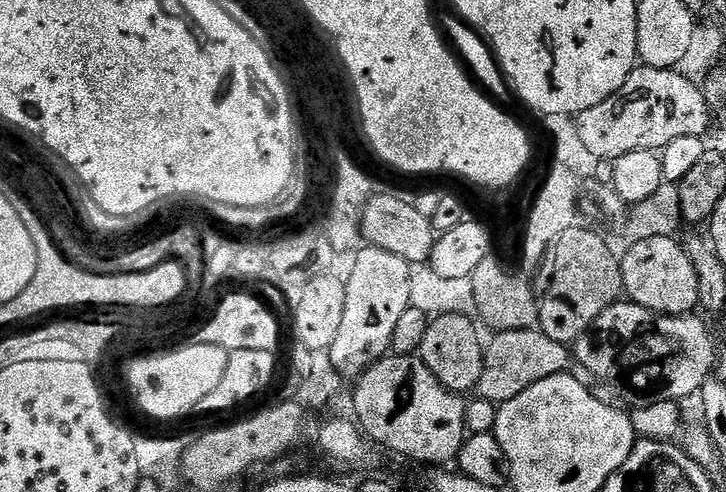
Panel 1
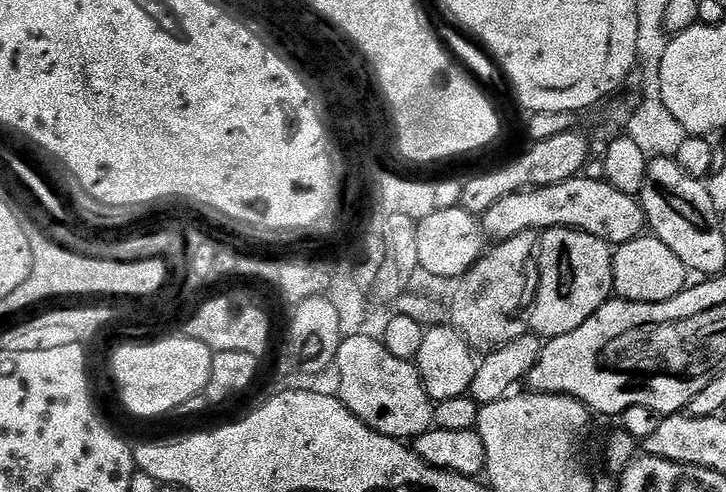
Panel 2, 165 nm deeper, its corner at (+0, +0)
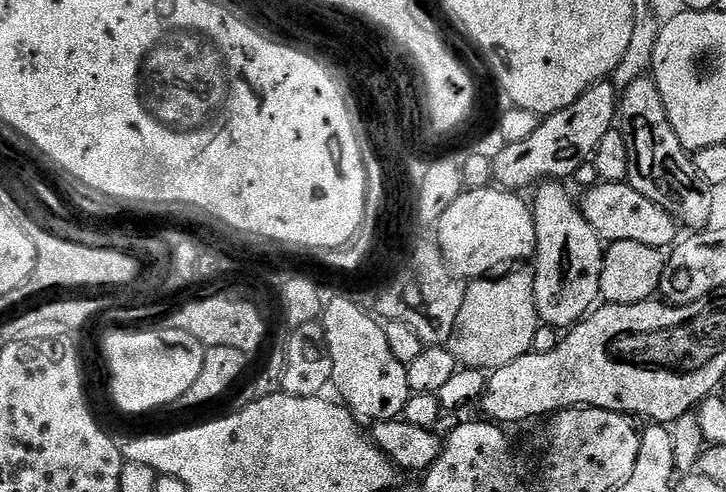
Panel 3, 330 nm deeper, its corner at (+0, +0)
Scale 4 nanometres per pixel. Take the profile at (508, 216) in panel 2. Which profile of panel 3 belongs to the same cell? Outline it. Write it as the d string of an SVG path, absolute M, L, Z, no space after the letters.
M596 182L596 185L579 201L580 211L586 222L600 235L601 241L608 244L618 242L642 242L642 246L668 250L677 243L678 223L670 213L655 205L654 202L634 190L627 182L623 184L606 184Z

